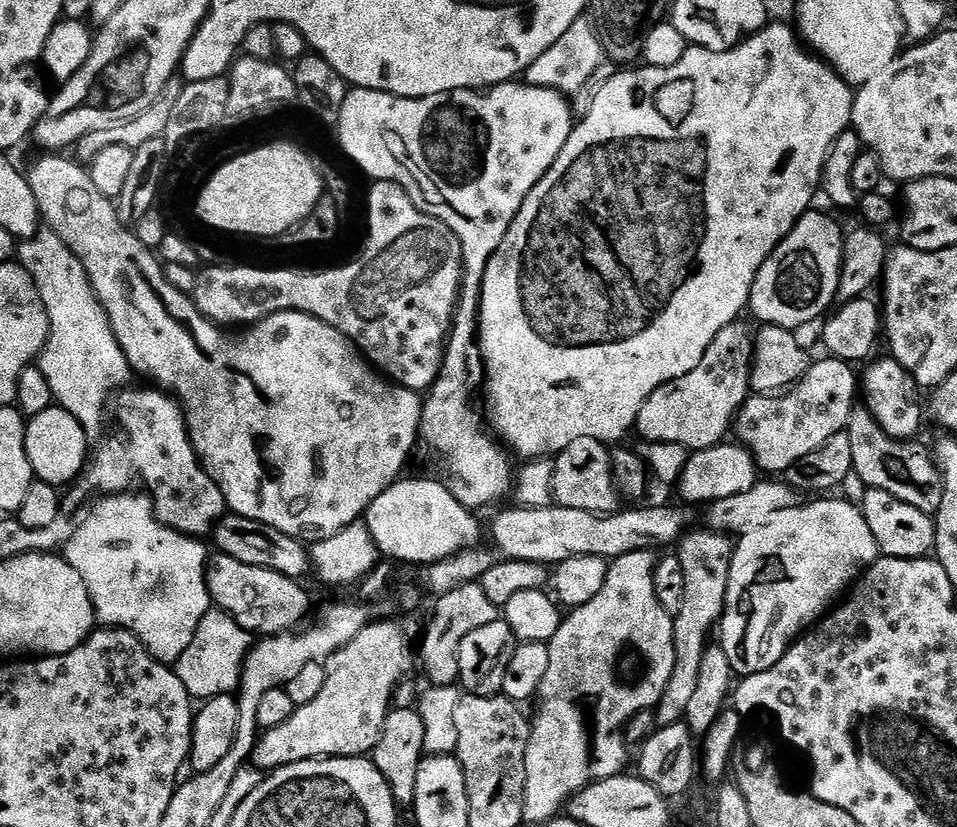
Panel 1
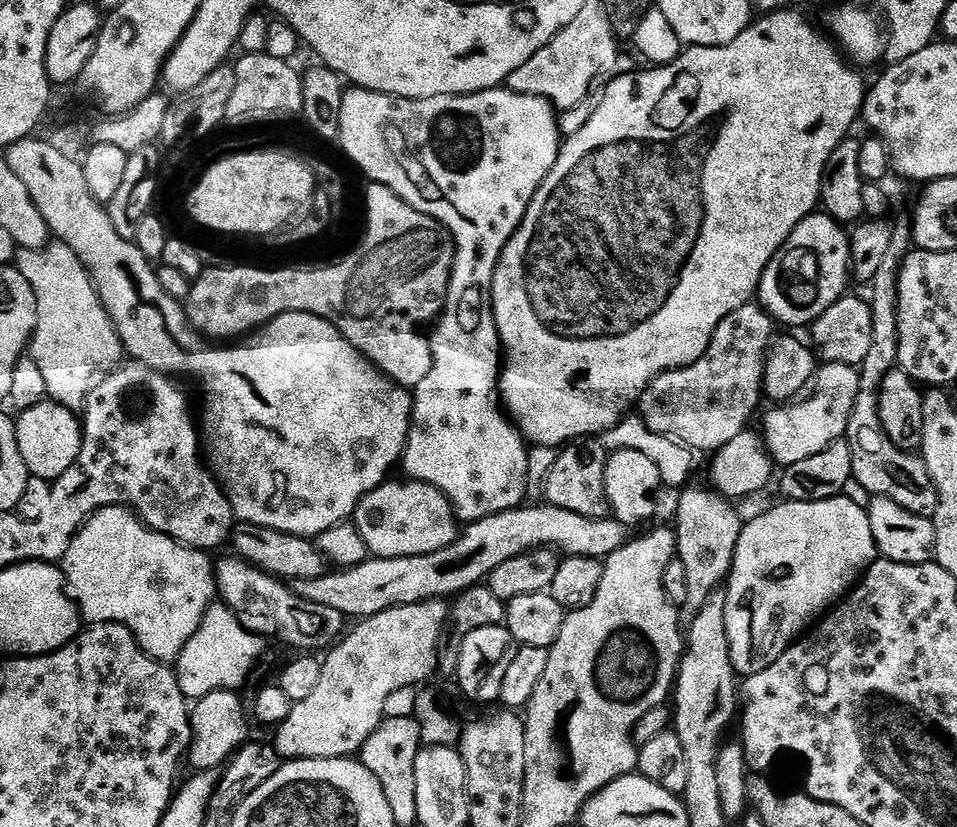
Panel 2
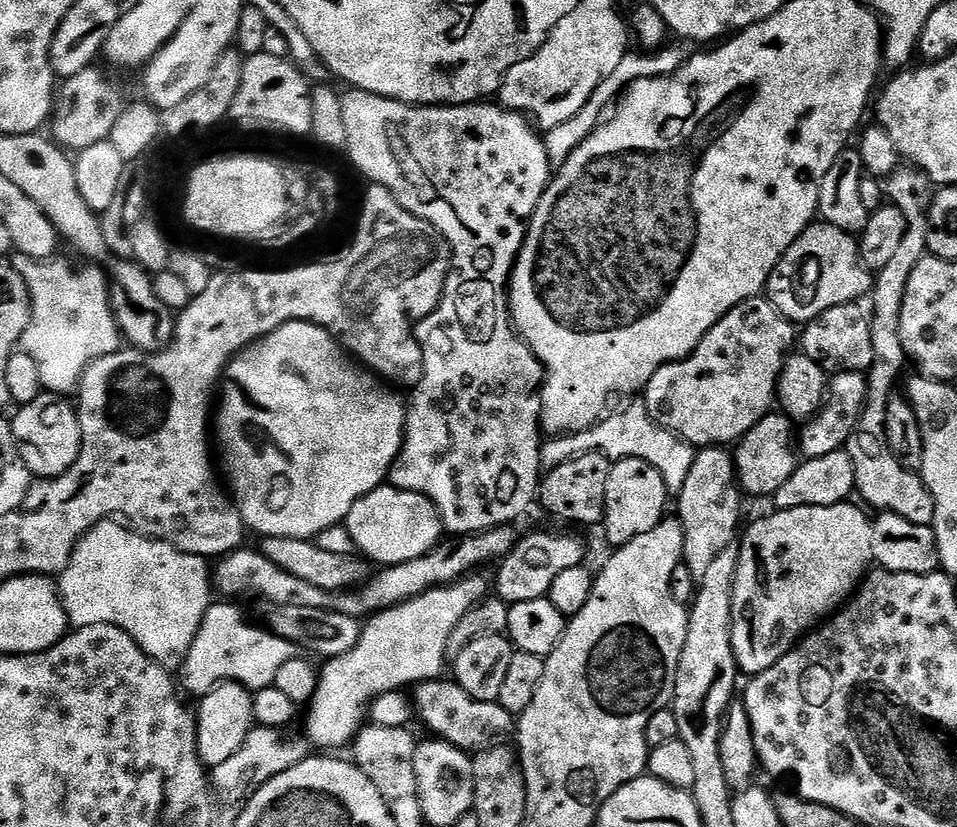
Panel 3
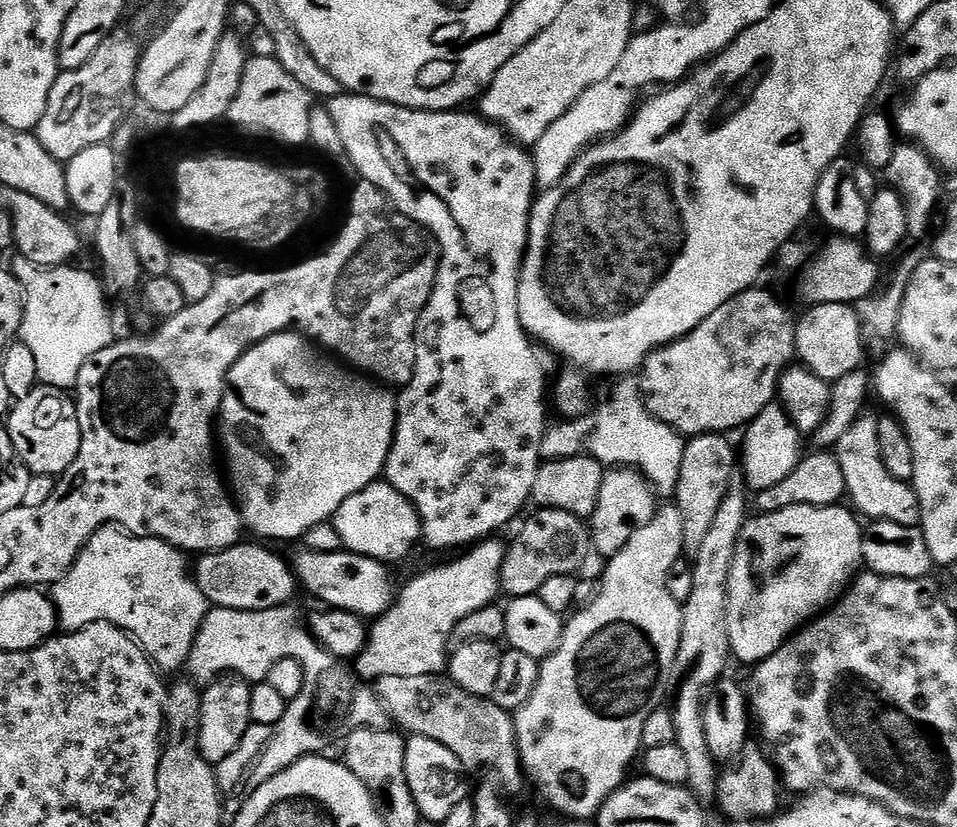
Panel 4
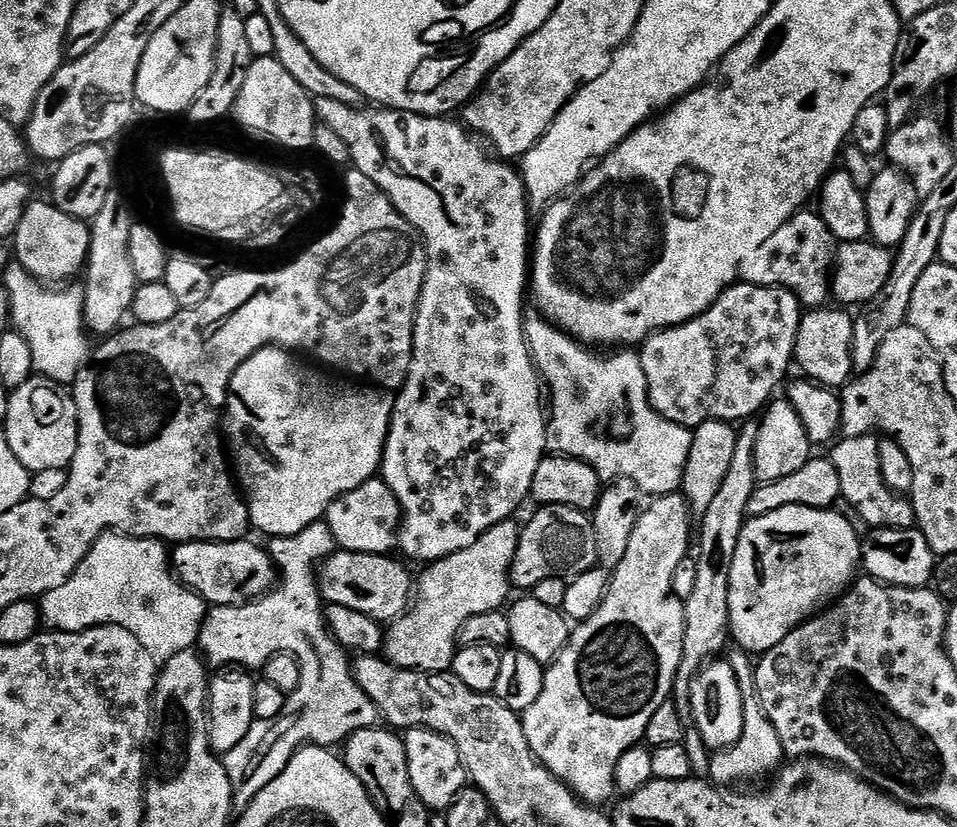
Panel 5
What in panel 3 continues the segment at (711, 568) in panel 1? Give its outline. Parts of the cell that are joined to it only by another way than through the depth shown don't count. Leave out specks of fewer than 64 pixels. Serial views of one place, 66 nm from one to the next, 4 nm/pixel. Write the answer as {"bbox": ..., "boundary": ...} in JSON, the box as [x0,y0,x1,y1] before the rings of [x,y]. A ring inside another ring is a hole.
{"bbox":[678,446,741,576],"boundary":[[[713,446],[699,449],[692,457],[690,474],[678,494],[678,519],[684,531],[684,559],[693,576],[706,574],[710,562],[729,547],[732,532],[740,522],[741,489],[736,479],[734,456],[727,447]]]}

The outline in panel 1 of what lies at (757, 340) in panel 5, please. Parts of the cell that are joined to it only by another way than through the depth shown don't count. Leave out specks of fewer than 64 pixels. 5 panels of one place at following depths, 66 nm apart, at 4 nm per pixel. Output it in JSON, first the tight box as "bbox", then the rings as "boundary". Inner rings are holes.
{"bbox":[635,322,754,452],"boundary":[[[737,322],[718,330],[718,338],[710,342],[702,362],[690,370],[690,374],[682,374],[682,378],[674,378],[674,382],[666,382],[646,398],[642,410],[636,419],[635,431],[645,436],[645,441],[651,444],[677,444],[692,452],[700,452],[704,448],[712,448],[721,443],[724,436],[733,431],[736,415],[740,407],[748,401],[752,387],[752,355],[754,354],[753,325]]]}

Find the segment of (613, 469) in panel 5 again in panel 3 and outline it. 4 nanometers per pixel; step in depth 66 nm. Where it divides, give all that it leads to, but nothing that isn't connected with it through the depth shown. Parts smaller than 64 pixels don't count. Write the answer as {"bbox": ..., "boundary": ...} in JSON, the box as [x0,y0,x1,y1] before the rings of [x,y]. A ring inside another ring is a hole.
{"bbox":[540,402,694,494],"boundary":[[[636,402],[625,412],[610,416],[593,424],[585,432],[573,432],[545,439],[540,445],[541,469],[554,468],[564,460],[572,460],[587,452],[601,452],[612,462],[626,458],[644,459],[650,466],[654,466],[654,470],[658,470],[658,474],[662,474],[669,493],[679,494],[682,485],[686,483],[687,475],[690,474],[694,455],[693,445],[687,444],[673,432],[667,432],[662,426],[653,424],[648,408],[643,402]]]}

